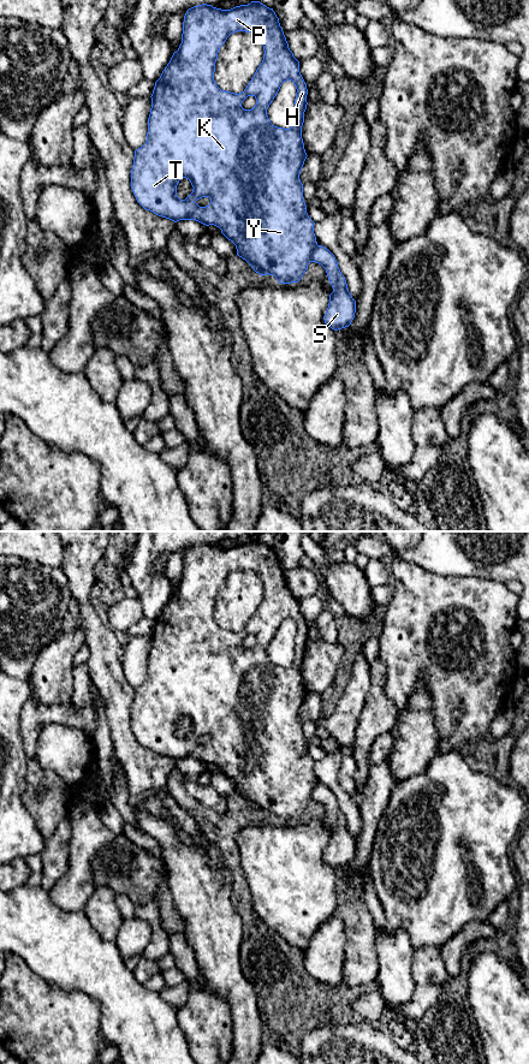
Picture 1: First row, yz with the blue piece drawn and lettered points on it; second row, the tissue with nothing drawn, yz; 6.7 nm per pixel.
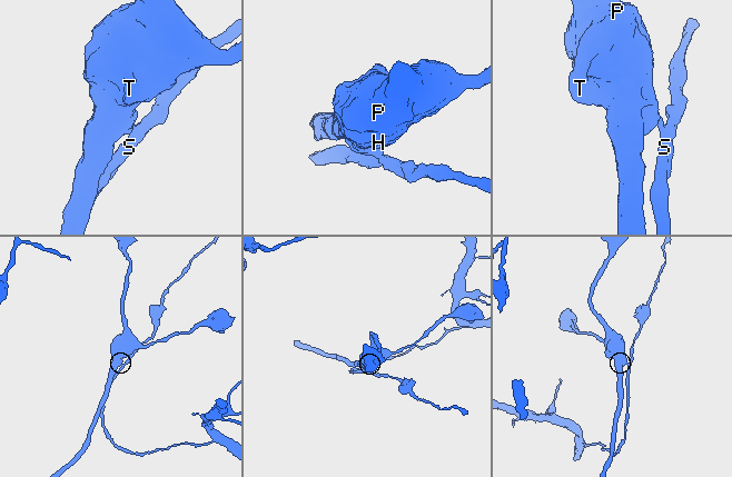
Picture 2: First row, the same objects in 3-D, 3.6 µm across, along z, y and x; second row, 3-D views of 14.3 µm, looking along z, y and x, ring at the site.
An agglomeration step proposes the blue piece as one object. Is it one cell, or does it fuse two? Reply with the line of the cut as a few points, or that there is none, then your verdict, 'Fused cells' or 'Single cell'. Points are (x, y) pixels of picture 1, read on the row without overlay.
Split along yz (318, 784), (314, 788), (311, 800). Fused cells

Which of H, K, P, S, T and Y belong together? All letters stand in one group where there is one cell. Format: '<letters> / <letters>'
H K P T Y / S

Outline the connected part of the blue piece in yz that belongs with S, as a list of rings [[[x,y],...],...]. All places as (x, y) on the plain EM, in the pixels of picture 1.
[[[317,784],[313,791],[313,801],[326,808],[333,826],[327,851],[323,855],[325,862],[334,869],[349,866],[355,856],[356,839],[347,828],[345,815],[341,813],[334,793],[327,786]]]

